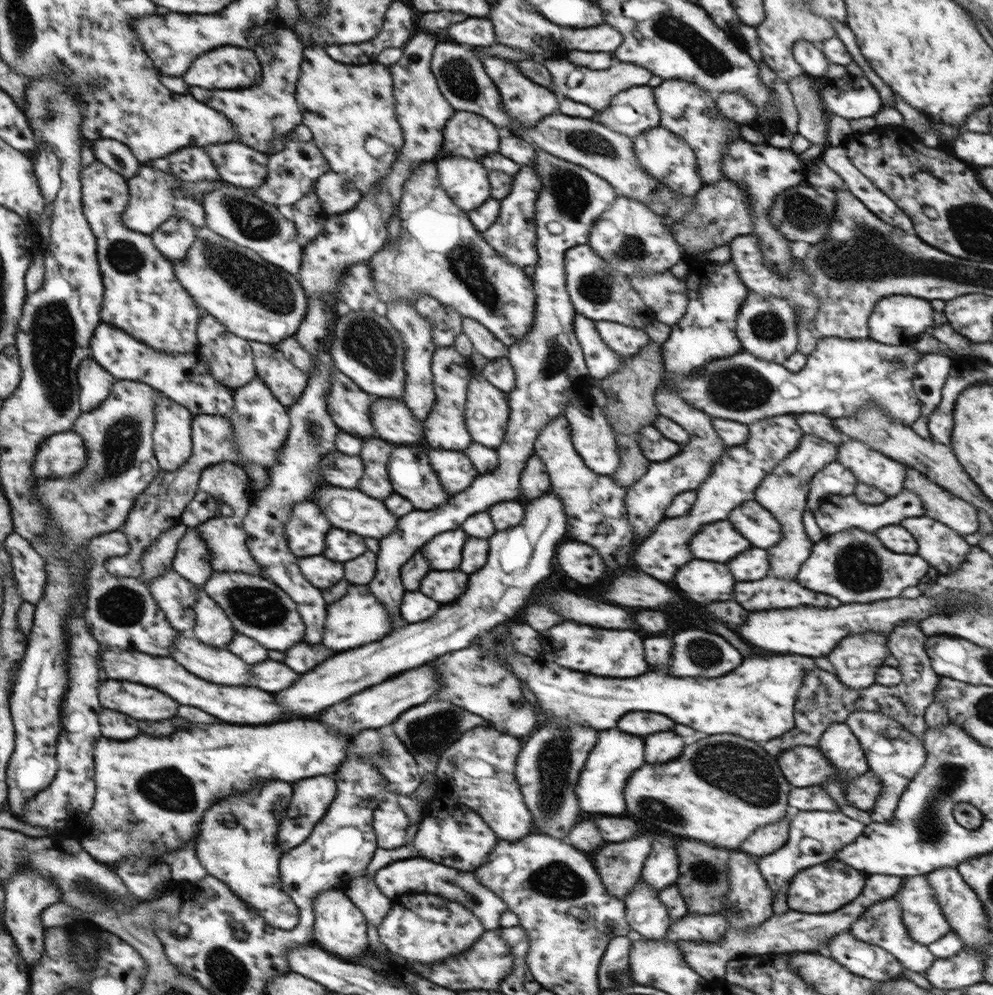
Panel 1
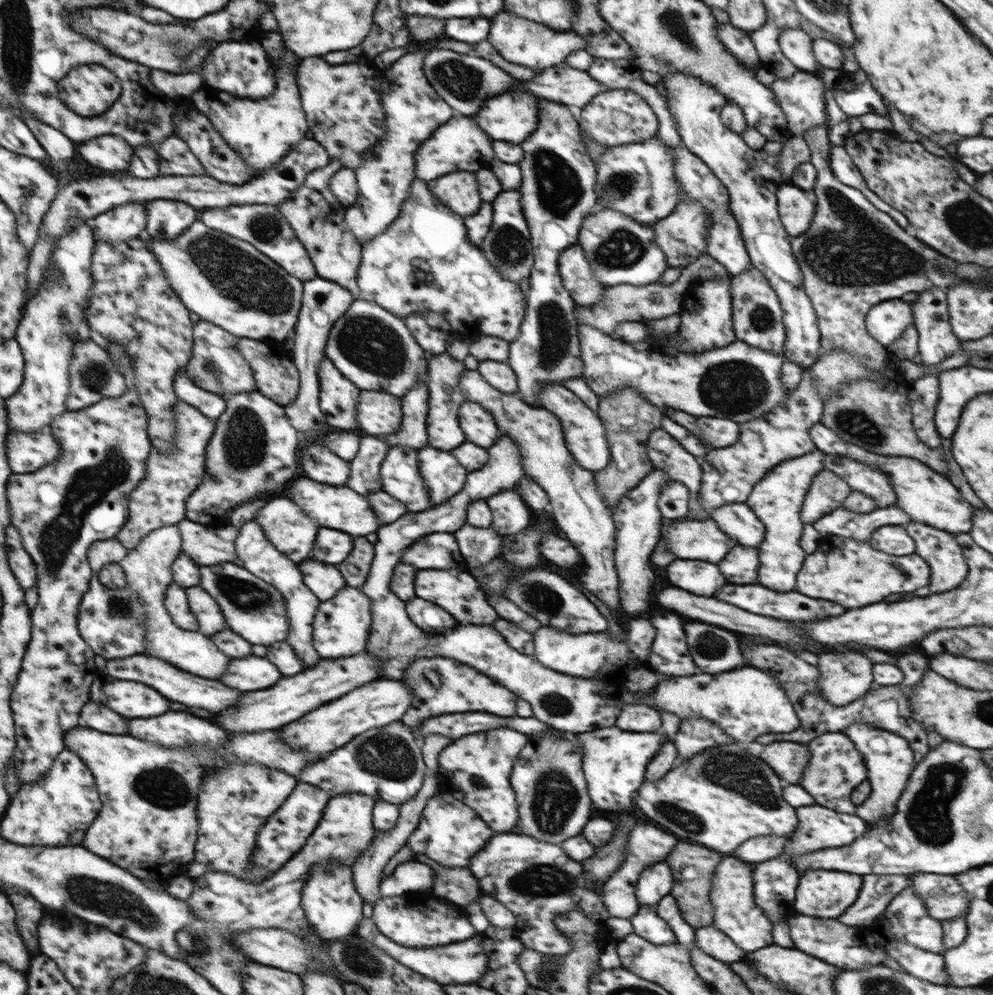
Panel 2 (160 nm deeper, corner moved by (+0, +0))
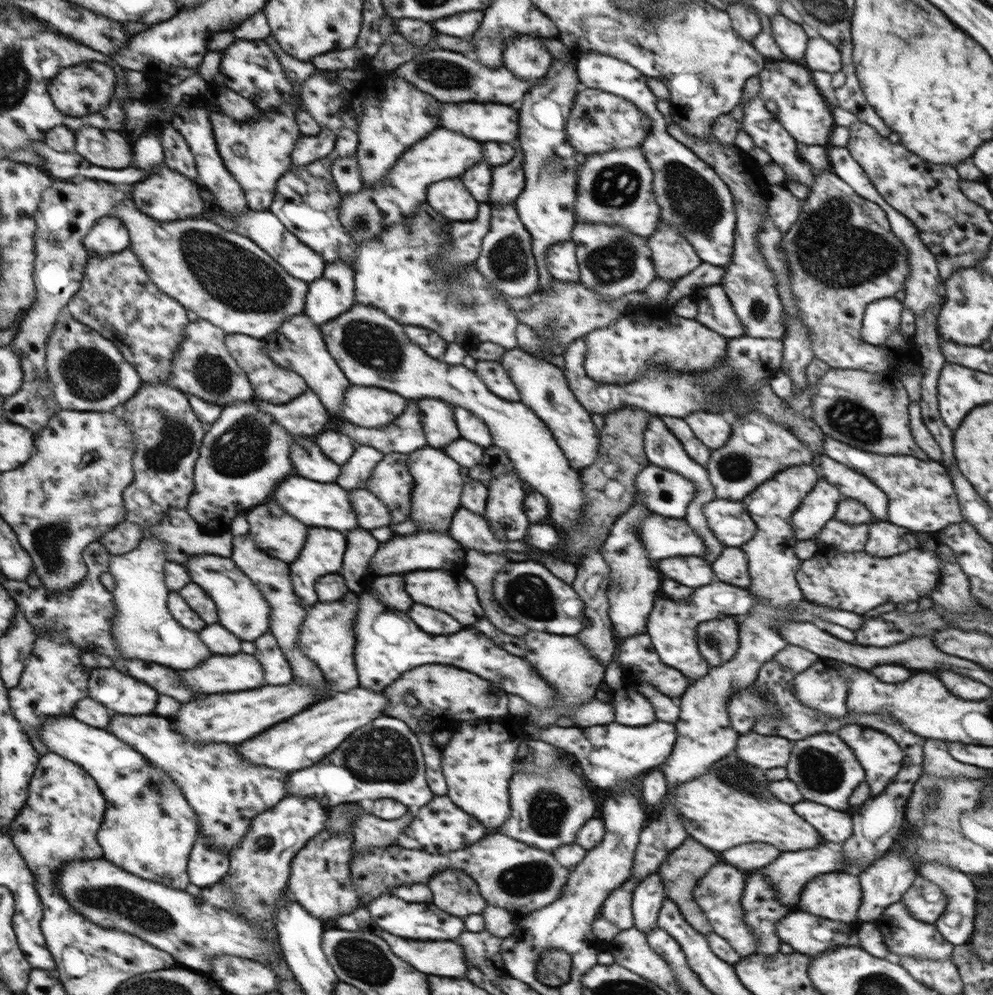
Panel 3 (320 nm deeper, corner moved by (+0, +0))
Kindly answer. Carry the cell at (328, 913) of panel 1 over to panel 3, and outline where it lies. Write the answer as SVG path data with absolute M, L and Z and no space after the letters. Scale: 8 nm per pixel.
M320 831L296 854L291 862L291 873L287 888L294 900L319 918L327 927L333 927L335 920L343 914L362 906L350 876L350 861L353 855L354 838L348 833L334 834Z

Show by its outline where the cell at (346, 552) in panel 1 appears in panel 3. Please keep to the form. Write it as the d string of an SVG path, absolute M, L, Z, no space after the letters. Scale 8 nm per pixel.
M310 528L308 536L306 536L306 544L300 552L300 556L289 564L290 579L292 579L292 587L294 587L295 595L298 597L299 603L304 606L312 606L319 600L317 594L314 592L316 578L324 576L324 574L332 574L338 572L342 566L342 556L344 550L347 548L347 538L345 533L338 532L338 530L329 528Z

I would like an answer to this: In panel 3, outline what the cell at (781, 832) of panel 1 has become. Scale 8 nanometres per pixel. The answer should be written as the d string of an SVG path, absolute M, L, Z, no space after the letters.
M767 842L739 844L722 852L724 863L748 873L756 872L780 856L780 851Z

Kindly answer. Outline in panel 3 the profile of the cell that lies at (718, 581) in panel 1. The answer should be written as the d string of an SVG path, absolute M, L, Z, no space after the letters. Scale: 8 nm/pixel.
M676 556L676 558L666 558L666 560L660 560L656 564L656 568L668 576L668 579L684 586L692 586L692 588L698 588L698 586L706 586L712 582L712 568L698 556Z

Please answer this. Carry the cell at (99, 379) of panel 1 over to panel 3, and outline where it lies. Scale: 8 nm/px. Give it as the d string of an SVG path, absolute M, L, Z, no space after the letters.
M74 317L60 318L60 320L55 321L55 329L49 334L48 340L45 342L45 348L45 367L53 389L53 397L59 402L60 408L64 410L84 412L112 410L131 399L143 384L136 366L124 358L122 352L115 346L115 342L104 338L98 331L81 323Z

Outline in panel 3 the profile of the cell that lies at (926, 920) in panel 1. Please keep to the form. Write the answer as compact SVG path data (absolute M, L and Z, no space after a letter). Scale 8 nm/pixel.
M901 900L888 905L888 908L884 909L878 920L881 922L879 926L882 929L883 943L889 949L893 959L902 956L913 956L914 958L944 960L950 958L953 953L954 945L950 944L938 932L936 925L916 920L916 917L909 913Z

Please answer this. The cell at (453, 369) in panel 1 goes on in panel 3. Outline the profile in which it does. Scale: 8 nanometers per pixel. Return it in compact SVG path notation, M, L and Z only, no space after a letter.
M437 399L428 402L434 404L426 404L426 408L422 410L424 416L420 416L420 424L426 434L427 445L435 449L443 449L449 442L460 437L453 415L453 406Z

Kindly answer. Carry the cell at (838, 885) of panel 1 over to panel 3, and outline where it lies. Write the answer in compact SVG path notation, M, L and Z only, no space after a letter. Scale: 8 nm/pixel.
M841 872L836 874L822 874L816 876L804 886L800 896L798 910L804 911L830 921L843 922L844 924L858 924L858 909L861 903L863 892L860 886L859 877L854 874Z

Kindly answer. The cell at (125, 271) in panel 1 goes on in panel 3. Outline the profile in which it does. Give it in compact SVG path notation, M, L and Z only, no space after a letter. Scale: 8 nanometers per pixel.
M134 250L89 256L80 288L67 306L75 319L115 342L124 358L136 366L143 383L168 384L171 360L179 353L189 323L186 310L151 281Z

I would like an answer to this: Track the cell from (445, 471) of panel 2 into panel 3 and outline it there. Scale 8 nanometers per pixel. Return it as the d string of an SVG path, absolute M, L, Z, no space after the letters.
M426 445L408 454L408 470L413 478L413 489L411 492L410 519L418 524L420 532L440 532L440 534L450 534L450 522L453 514L460 505L461 492L464 484L464 476L460 473L461 466L452 460L443 449L435 449Z

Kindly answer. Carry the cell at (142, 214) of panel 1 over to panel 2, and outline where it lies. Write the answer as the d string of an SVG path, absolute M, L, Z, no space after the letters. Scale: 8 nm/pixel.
M128 203L96 217L92 225L95 240L126 242L145 236L148 220L147 203Z

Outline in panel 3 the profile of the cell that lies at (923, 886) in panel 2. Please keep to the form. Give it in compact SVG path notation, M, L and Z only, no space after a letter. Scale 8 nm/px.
M917 874L915 882L906 889L901 901L916 920L928 924L935 924L947 905L942 889L920 874Z

